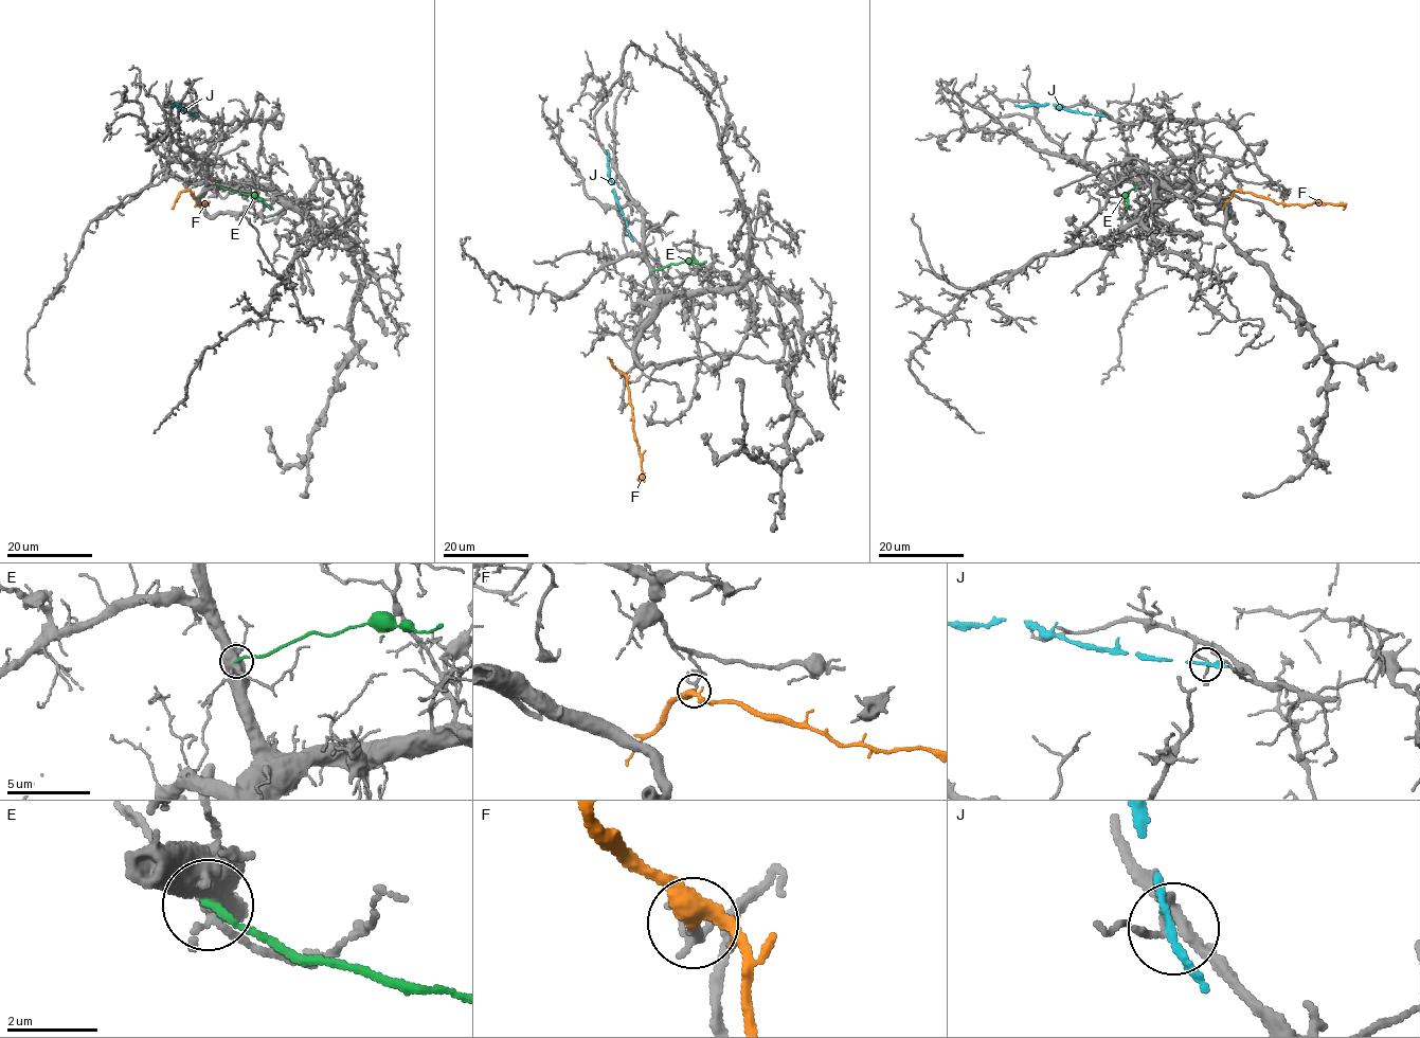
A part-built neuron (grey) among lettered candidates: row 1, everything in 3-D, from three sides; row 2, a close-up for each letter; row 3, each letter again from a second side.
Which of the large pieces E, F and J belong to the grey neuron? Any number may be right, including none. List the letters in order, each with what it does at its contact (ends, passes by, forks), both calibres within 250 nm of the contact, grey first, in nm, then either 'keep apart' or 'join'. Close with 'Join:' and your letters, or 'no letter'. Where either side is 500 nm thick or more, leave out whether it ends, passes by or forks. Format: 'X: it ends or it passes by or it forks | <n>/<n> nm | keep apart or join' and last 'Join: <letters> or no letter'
E: it ends | 440/160 nm | keep apart
F: it forks | 110/320 nm | keep apart
J: it ends | 130/240 nm | keep apart
Join: no letter

